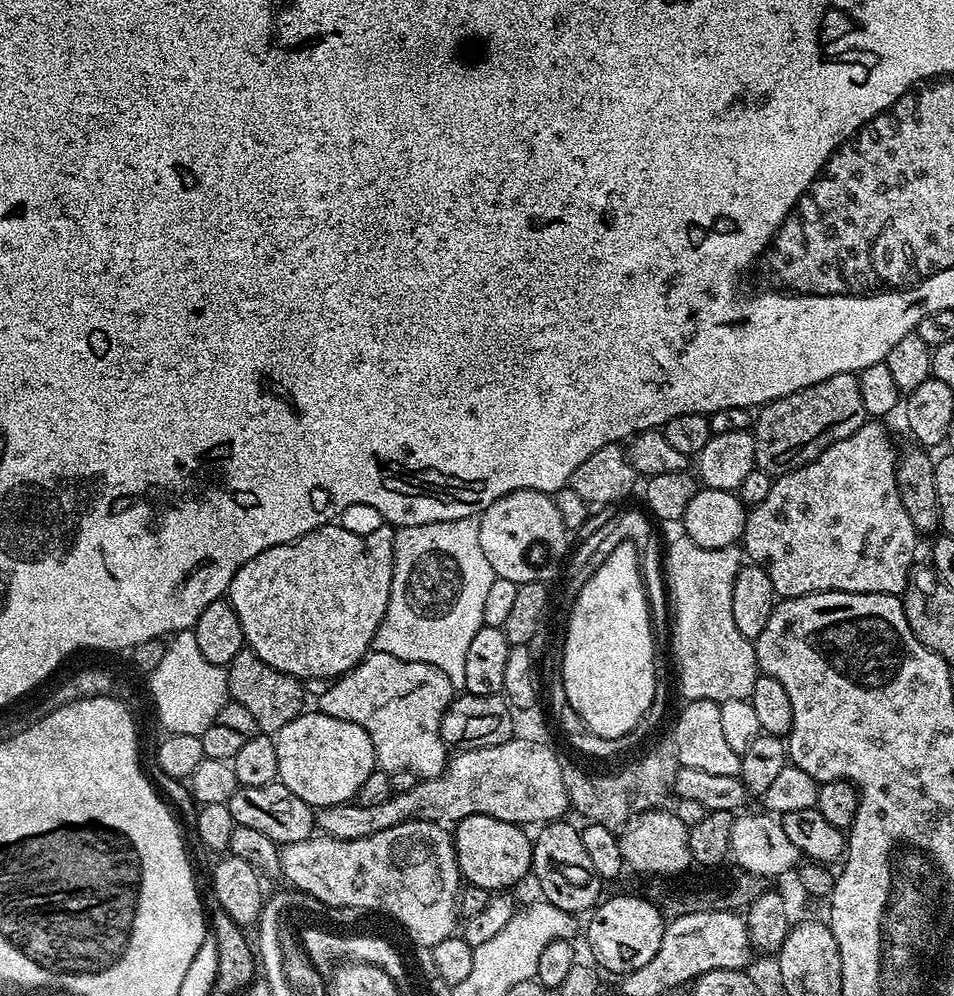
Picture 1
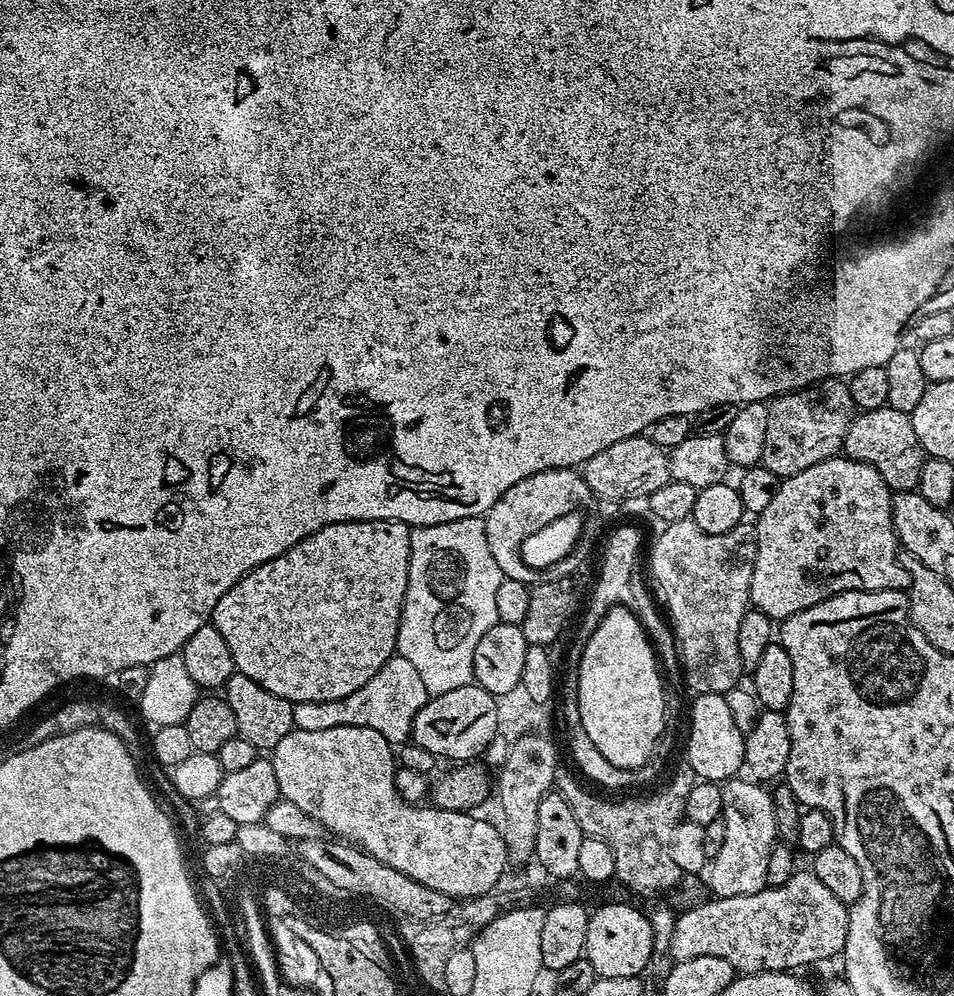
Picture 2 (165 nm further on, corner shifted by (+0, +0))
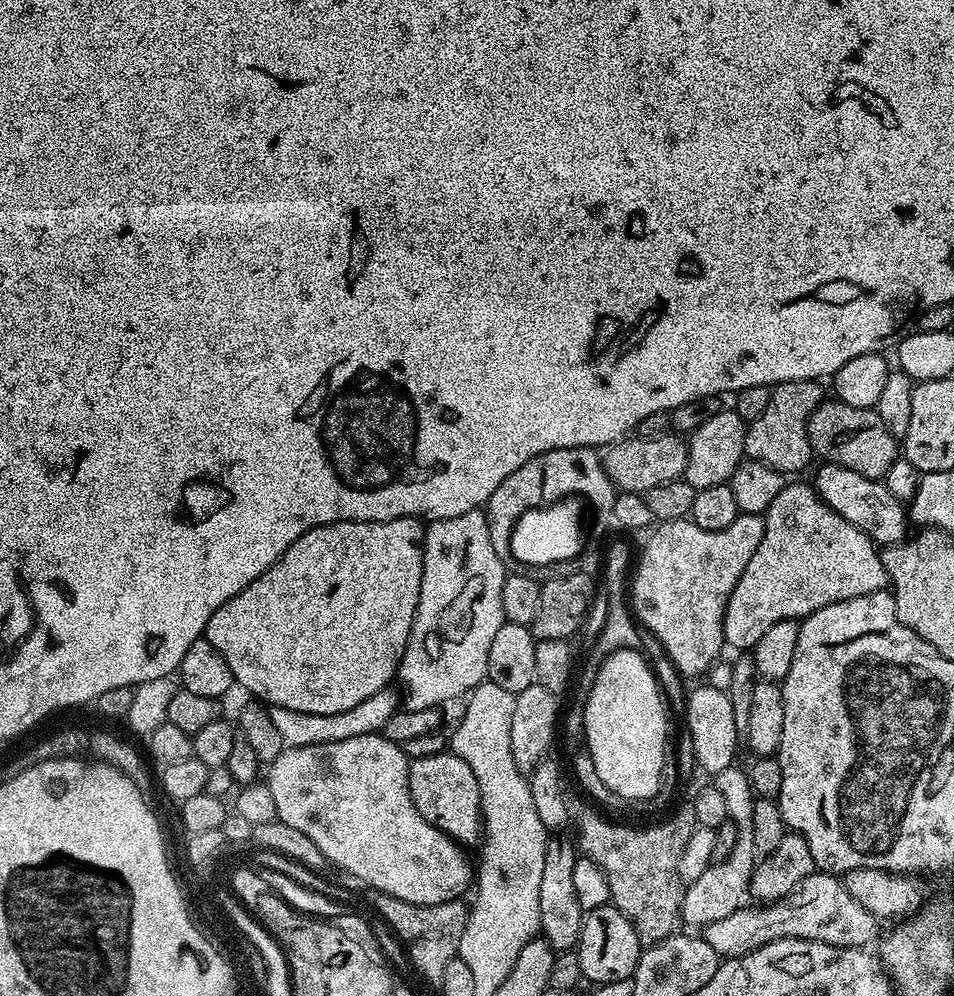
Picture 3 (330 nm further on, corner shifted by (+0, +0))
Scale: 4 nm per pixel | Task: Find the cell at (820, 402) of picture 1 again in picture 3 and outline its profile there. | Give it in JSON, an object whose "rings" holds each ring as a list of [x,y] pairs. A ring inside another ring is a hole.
{"rings":[[[786,380],[777,383],[770,391],[770,402],[766,410],[758,414],[745,427],[744,455],[757,460],[782,474],[800,472],[811,460],[814,453],[808,441],[808,419],[812,411],[826,399],[826,393],[815,380]]]}

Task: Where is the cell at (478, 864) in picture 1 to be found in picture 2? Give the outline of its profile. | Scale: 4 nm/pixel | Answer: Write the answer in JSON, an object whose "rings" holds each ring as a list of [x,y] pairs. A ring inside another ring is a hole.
{"rings":[[[334,726],[331,730],[302,730],[301,728],[293,728],[291,732],[286,734],[286,738],[282,738],[282,742],[278,742],[278,746],[274,746],[270,750],[270,759],[274,766],[274,778],[278,778],[280,795],[283,799],[294,802],[294,806],[298,806],[298,810],[306,810],[306,814],[310,814],[333,837],[343,838],[345,841],[355,844],[356,847],[363,848],[364,851],[369,852],[374,858],[386,862],[386,866],[390,866],[394,870],[414,878],[414,882],[422,882],[422,886],[426,886],[430,890],[438,890],[442,894],[453,898],[484,895],[487,892],[493,891],[501,883],[499,880],[504,876],[504,867],[509,867],[508,847],[504,841],[503,831],[497,825],[495,828],[490,821],[476,816],[480,814],[473,814],[468,810],[455,812],[454,810],[446,810],[445,808],[437,808],[435,806],[424,808],[425,806],[407,804],[400,797],[398,790],[394,786],[398,760],[394,755],[393,745],[389,744],[386,738],[382,738],[382,734],[378,734],[378,730],[370,730],[366,726]]]}

